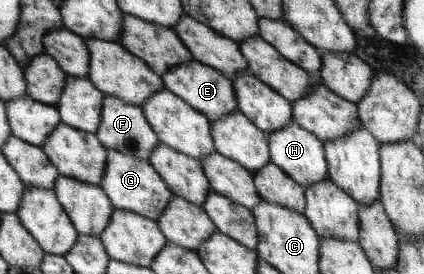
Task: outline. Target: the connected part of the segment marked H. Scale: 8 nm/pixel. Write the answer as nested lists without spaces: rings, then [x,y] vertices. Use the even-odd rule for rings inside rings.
[[[291,120],[284,128],[276,128],[267,133],[269,162],[286,173],[298,186],[306,187],[308,184],[327,179],[327,166],[323,144],[310,132],[302,130]]]

